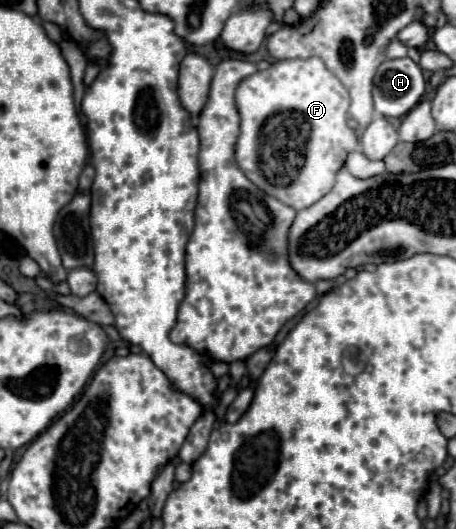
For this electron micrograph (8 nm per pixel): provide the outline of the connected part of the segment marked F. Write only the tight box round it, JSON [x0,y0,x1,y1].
[236,58,358,210]

